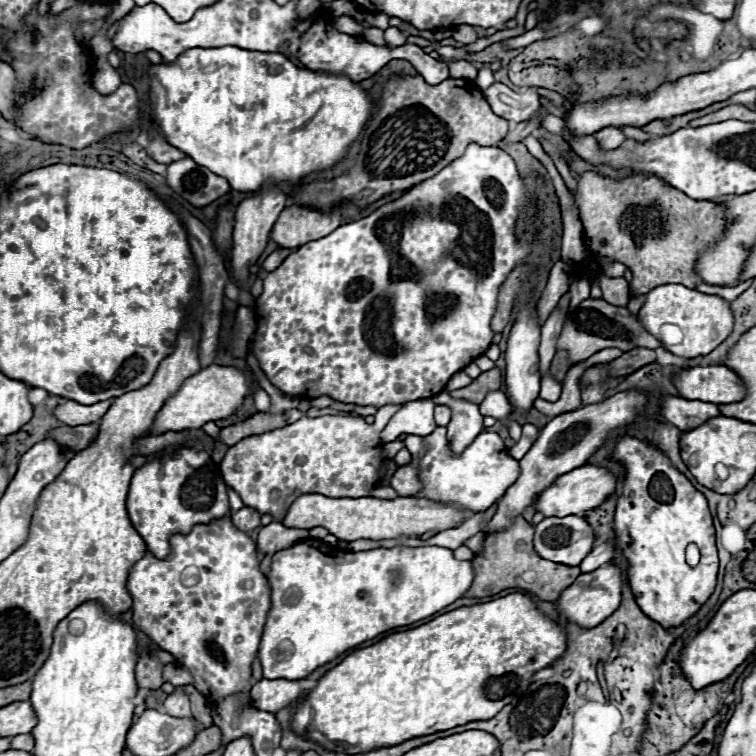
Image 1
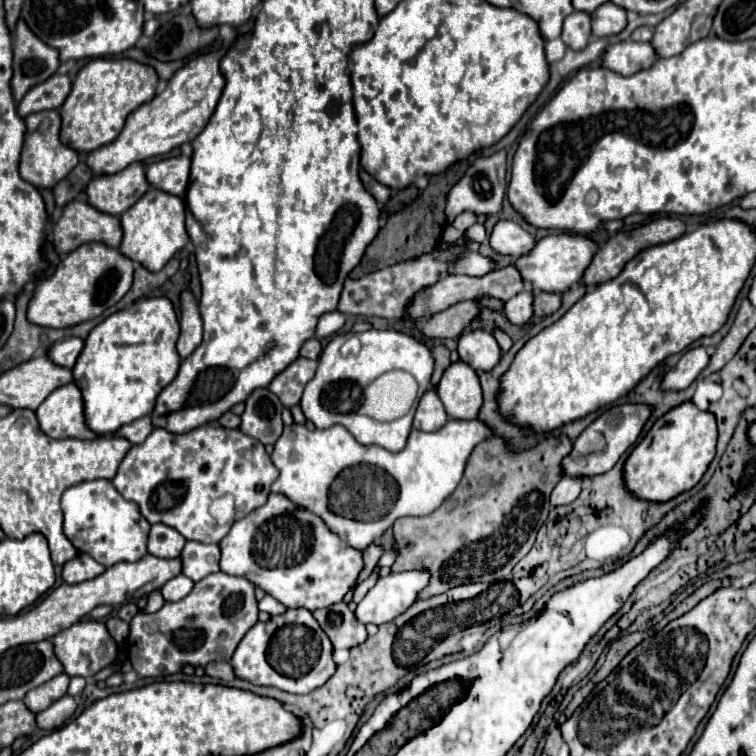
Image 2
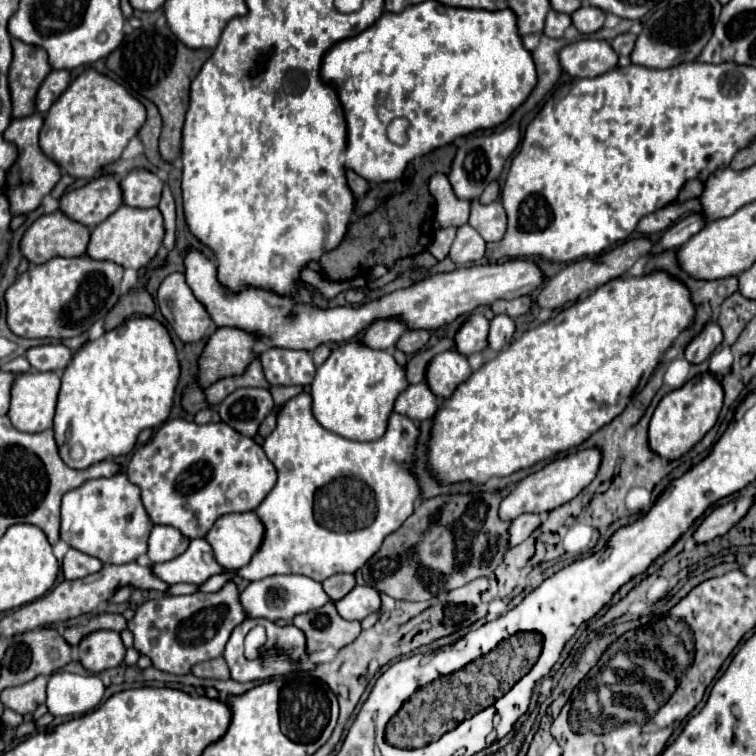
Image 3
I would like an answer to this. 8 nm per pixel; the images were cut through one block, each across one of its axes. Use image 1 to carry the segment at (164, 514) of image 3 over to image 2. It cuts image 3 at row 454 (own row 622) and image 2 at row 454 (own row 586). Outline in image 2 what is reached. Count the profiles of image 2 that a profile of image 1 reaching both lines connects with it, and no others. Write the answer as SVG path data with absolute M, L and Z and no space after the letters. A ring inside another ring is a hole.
M204 424L186 434L154 428L142 444L130 448L112 482L126 500L140 506L150 524L162 522L176 528L186 540L210 544L220 542L230 530L230 524L218 526L210 516L210 504L224 494L232 494L236 498L234 520L240 520L266 502L276 476L278 470L258 440L244 436L240 428L228 430L218 424Z

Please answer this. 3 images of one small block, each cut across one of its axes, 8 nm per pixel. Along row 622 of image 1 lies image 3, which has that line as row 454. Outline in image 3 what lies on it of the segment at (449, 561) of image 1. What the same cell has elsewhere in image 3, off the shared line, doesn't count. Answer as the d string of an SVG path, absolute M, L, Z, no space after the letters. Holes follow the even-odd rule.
M308 392L288 400L278 412L274 432L262 446L268 460L278 470L276 486L254 510L264 524L264 540L248 565L232 571L250 582L274 574L304 574L312 580L324 582L334 574L354 574L360 570L370 556L378 552L382 540L400 528L400 524L414 512L414 502L418 500L418 480L408 472L408 468L414 460L412 452L416 438L418 426L408 416L392 412L392 416L388 416L388 430L380 440L348 440L318 424L312 416Z

